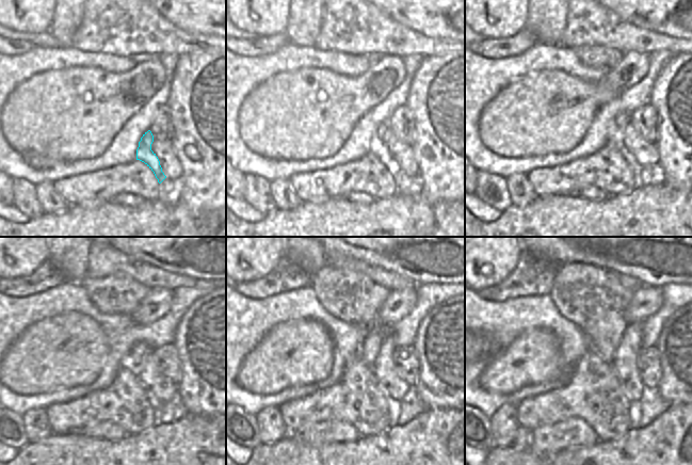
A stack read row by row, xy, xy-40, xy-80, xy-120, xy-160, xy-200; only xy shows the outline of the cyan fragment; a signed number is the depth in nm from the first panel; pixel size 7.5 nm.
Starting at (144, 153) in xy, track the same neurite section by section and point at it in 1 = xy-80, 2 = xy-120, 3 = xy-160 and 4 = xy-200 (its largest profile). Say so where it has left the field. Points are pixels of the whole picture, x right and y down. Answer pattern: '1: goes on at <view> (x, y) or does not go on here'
1: goes on at xy-80 (621, 122)
2: goes on at xy-120 (134, 361)
3: goes on at xy-160 (354, 298)
4: goes on at xy-200 (594, 299)

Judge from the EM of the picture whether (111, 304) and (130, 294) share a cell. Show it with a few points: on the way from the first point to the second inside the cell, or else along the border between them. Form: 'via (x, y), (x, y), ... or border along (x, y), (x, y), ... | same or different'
via (115, 300), (121, 294), (126, 294) | same

